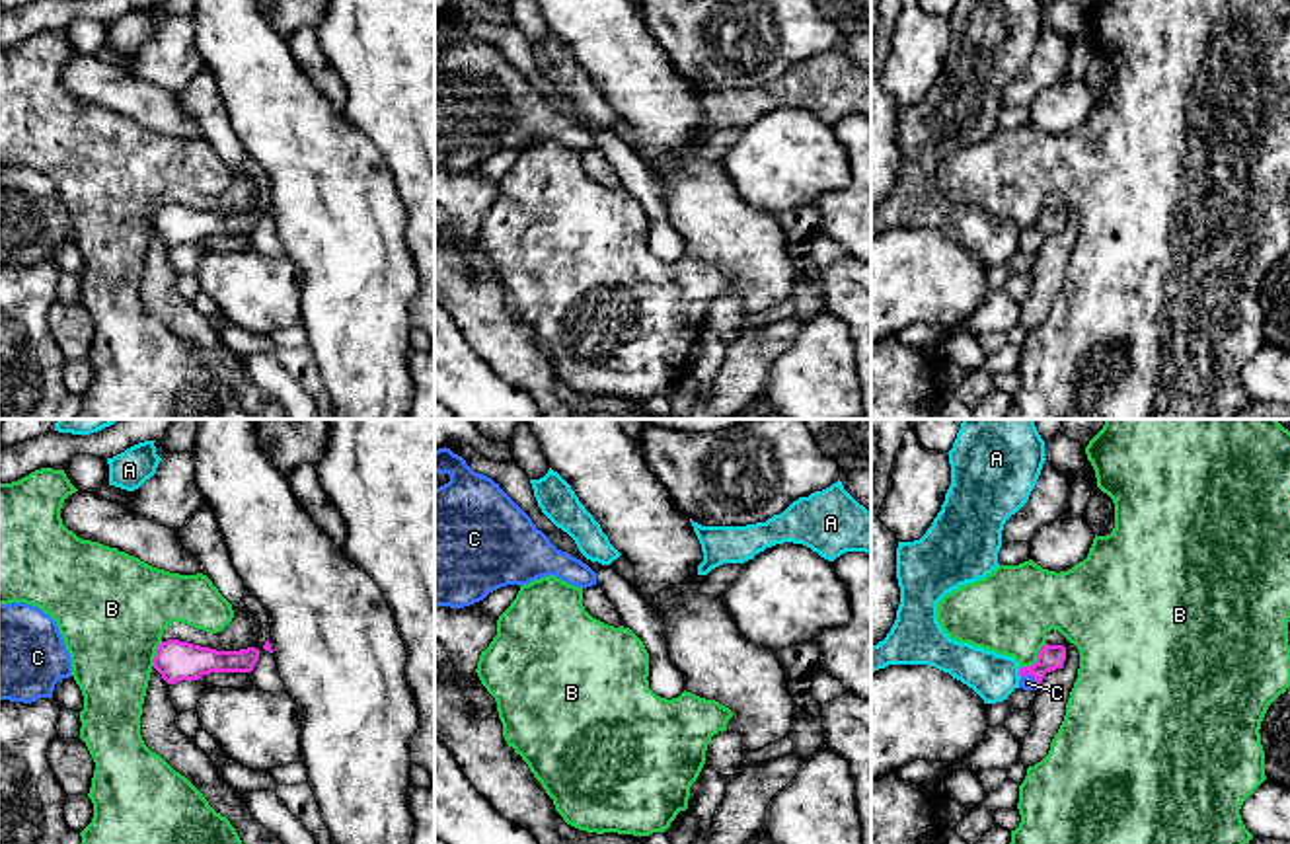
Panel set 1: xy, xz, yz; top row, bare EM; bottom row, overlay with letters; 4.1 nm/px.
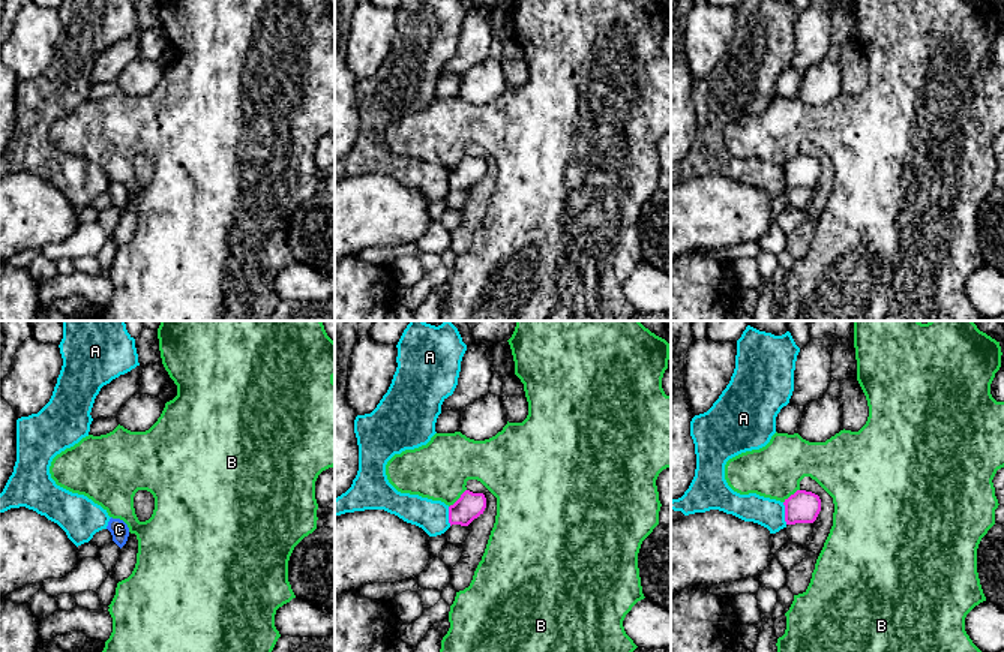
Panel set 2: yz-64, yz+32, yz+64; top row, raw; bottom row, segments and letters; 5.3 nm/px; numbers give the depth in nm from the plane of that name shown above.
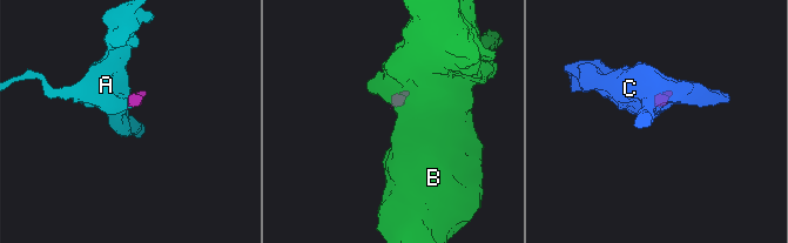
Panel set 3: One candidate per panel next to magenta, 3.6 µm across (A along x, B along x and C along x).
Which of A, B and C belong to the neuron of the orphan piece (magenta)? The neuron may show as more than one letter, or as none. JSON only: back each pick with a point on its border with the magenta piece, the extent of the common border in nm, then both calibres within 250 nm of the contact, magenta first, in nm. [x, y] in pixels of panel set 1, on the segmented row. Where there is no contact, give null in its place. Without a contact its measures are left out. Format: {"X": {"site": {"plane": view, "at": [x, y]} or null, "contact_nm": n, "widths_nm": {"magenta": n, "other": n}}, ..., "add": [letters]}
{"C": {"site": {"plane": "yz", "at": [1031, 675]}, "contact_nm": 80, "widths_nm": {"magenta": 110, "other": 60}}, "add": ["C"]}

